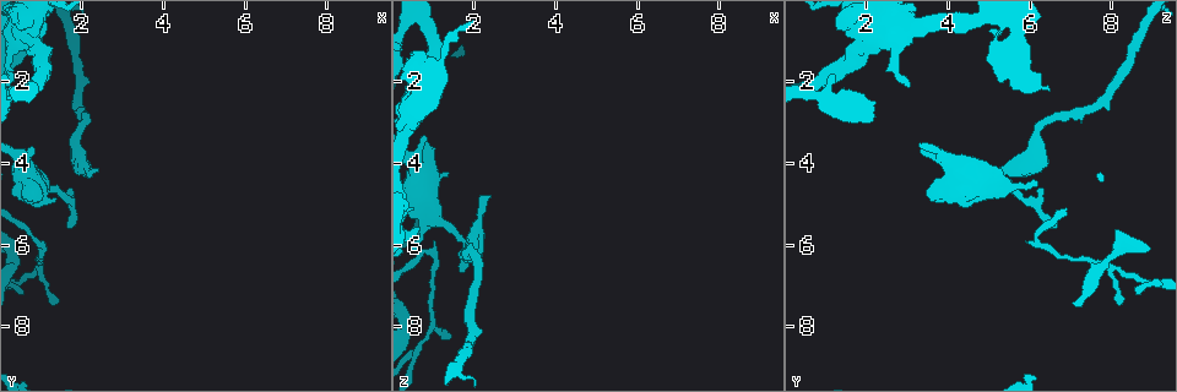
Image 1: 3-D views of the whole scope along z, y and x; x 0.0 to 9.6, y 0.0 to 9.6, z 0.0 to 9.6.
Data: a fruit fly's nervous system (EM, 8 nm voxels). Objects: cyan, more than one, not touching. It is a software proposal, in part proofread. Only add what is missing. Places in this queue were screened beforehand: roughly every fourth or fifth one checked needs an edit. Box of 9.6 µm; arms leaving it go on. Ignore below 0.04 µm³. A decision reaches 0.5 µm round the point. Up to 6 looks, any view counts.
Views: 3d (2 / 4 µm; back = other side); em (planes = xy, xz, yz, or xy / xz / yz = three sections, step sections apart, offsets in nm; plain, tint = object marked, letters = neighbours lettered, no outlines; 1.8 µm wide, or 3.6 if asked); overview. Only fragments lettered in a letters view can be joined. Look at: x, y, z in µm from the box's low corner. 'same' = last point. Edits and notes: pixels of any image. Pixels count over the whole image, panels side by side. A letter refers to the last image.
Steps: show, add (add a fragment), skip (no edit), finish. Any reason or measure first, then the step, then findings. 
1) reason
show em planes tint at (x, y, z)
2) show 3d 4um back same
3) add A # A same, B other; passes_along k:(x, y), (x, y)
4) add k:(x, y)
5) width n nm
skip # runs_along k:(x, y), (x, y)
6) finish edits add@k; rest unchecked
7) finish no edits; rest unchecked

thick end
show em yz step 8 tint at (0.70, 0.75, 1.30)

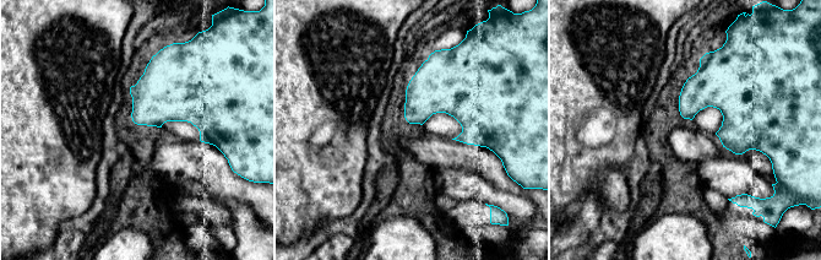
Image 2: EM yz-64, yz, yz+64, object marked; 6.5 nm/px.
another direction
show em planes letters same

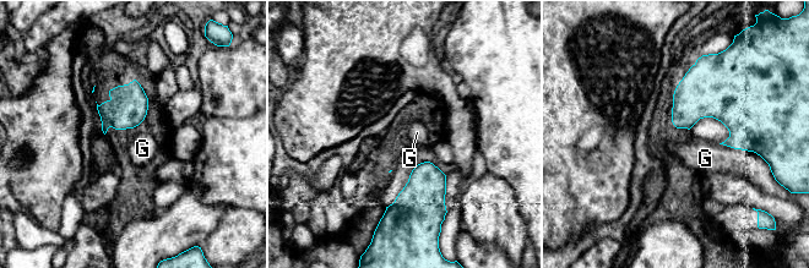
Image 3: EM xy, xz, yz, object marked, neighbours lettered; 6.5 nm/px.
skip # G other; border 3:(720, 143), (753, 151), (761, 158); no lettered fragment goes on from it

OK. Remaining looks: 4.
branch stops here
show 3d 4um at (0.80, 3.65, 3.35)

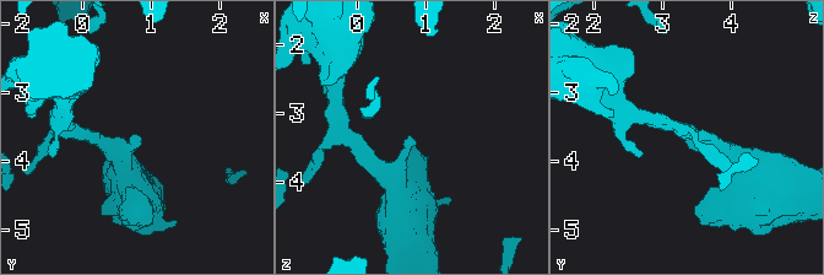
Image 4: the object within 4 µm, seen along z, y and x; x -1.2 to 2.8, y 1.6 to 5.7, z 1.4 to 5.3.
show em planes letters at (0.75, 3.70, 3.35)

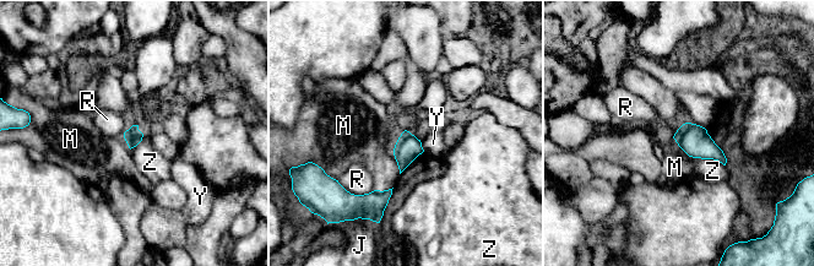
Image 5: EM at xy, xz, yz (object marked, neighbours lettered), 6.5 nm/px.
skip # J other, M other, R other, Y other, Z other; border 5:(673, 137), (689, 156), (723, 166); no lettered fragment goes on from it

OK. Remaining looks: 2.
finish no edits; rest unchecked

